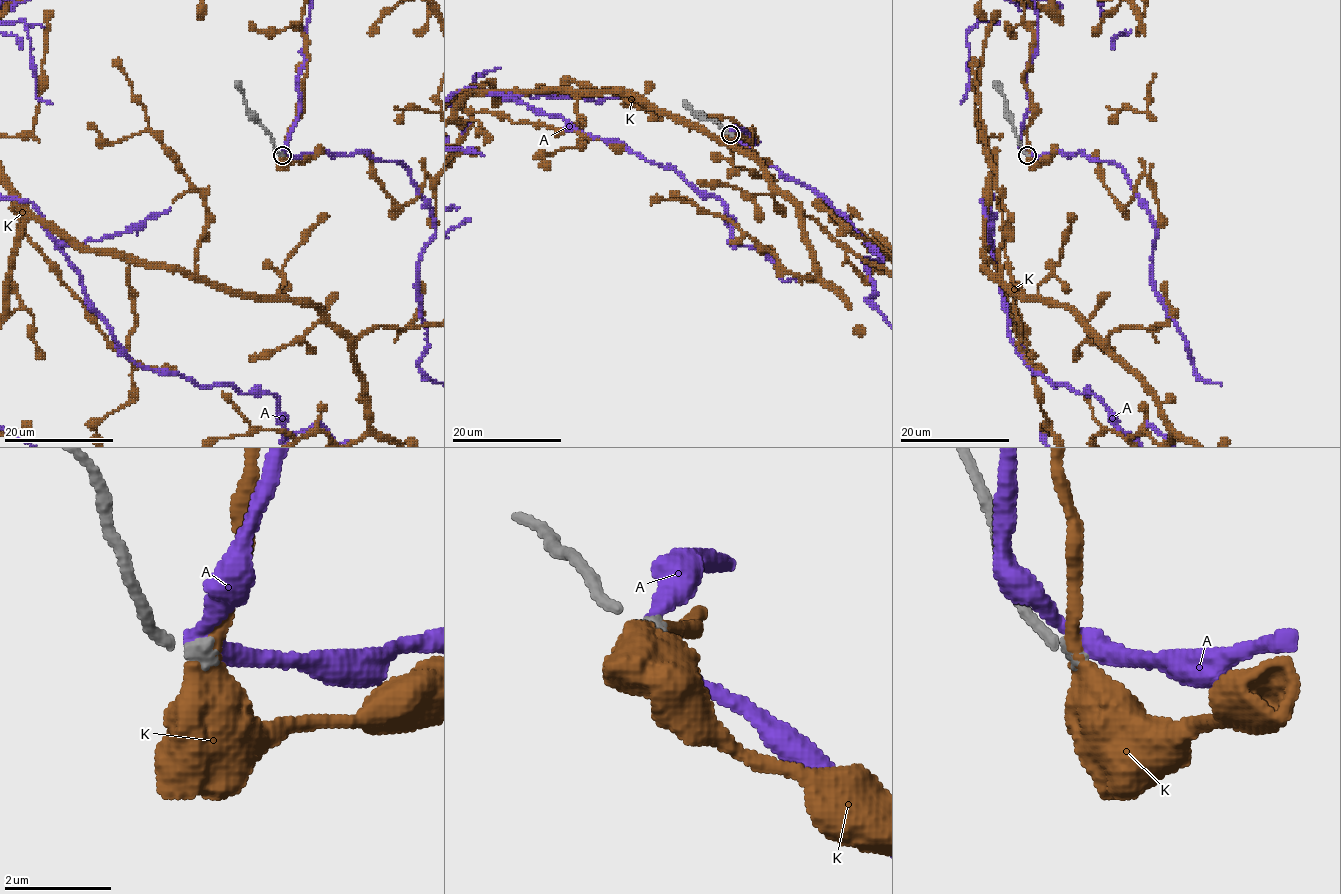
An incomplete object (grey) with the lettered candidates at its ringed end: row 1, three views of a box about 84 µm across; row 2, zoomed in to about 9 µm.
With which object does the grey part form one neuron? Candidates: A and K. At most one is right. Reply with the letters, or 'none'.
K

